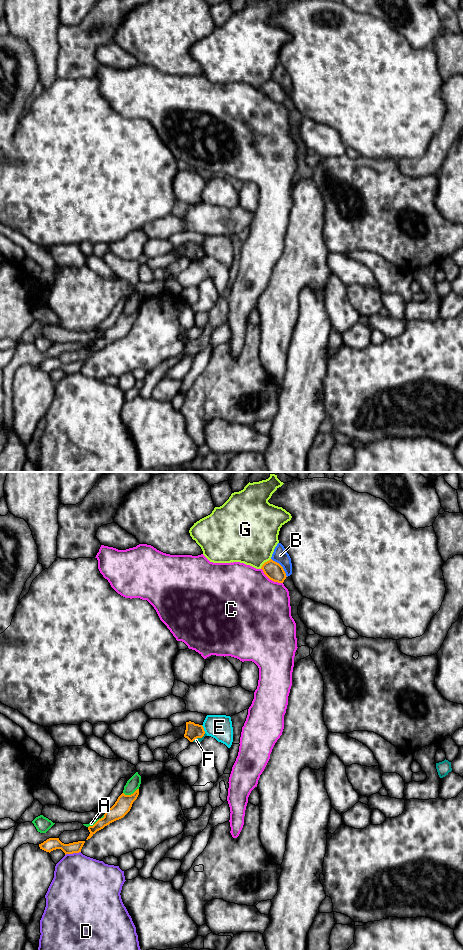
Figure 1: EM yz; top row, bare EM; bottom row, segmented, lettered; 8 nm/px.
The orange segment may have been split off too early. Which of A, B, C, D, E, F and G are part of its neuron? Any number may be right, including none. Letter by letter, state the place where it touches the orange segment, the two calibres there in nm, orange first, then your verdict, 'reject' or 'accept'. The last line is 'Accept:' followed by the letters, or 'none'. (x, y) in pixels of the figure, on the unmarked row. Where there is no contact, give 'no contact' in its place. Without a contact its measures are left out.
A: yz (131, 314) | 140/100 nm | reject
B: yz (281, 86) | 150/120 nm | reject
C: yz (271, 99) | 150/480 nm | reject
D: yz (72, 373) | 100/440 nm | reject
E: yz (203, 249) | 130/190 nm | reject
F: yz (198, 257) | 130/30 nm | reject
G: yz (264, 83) | 150/440 nm | reject
Accept: none

